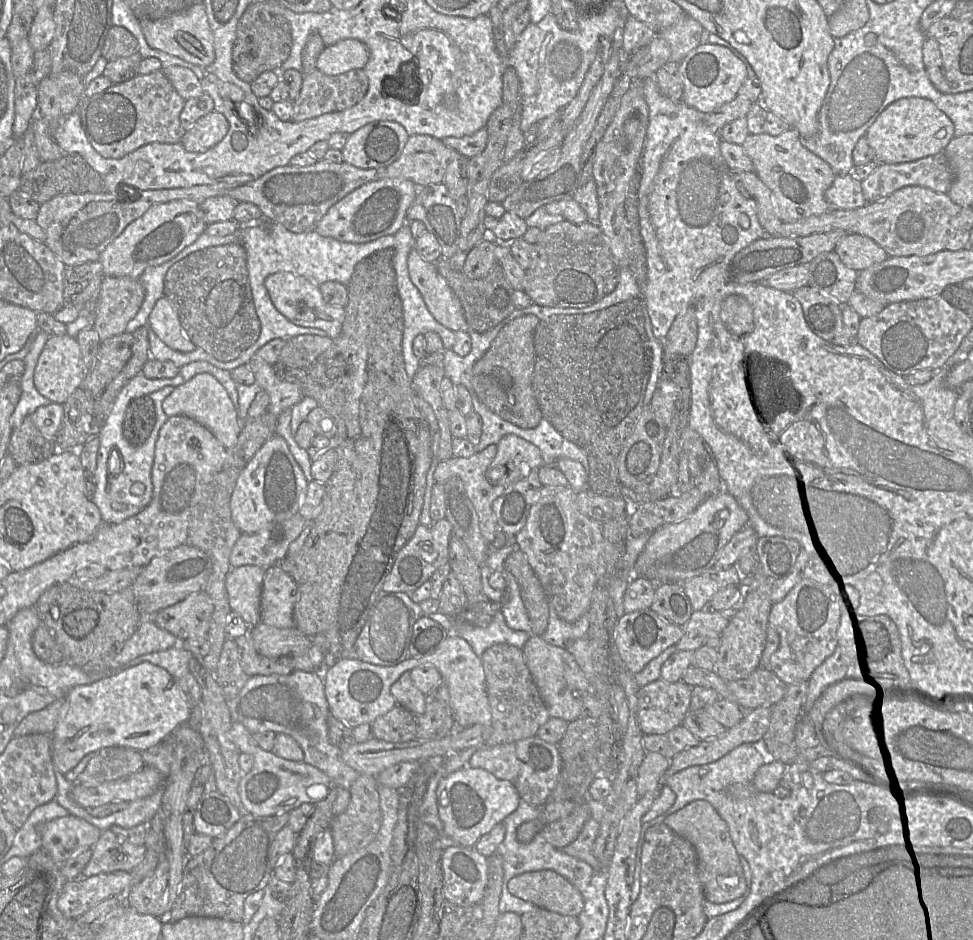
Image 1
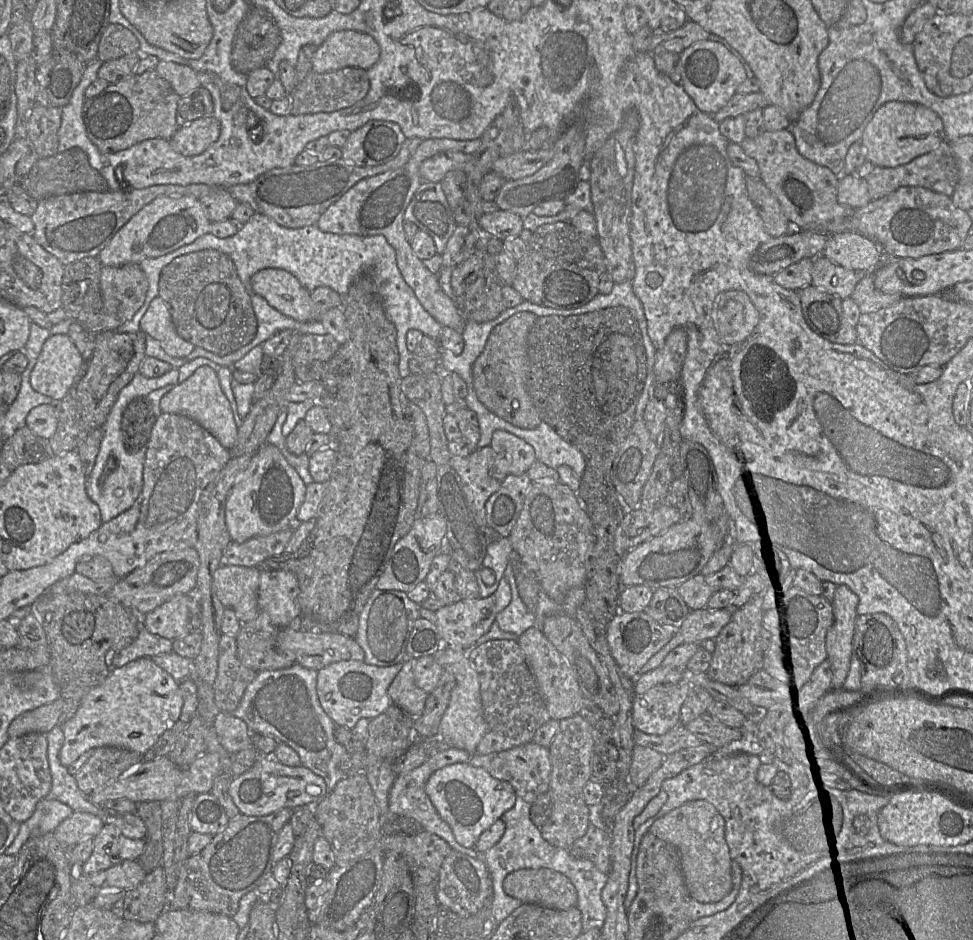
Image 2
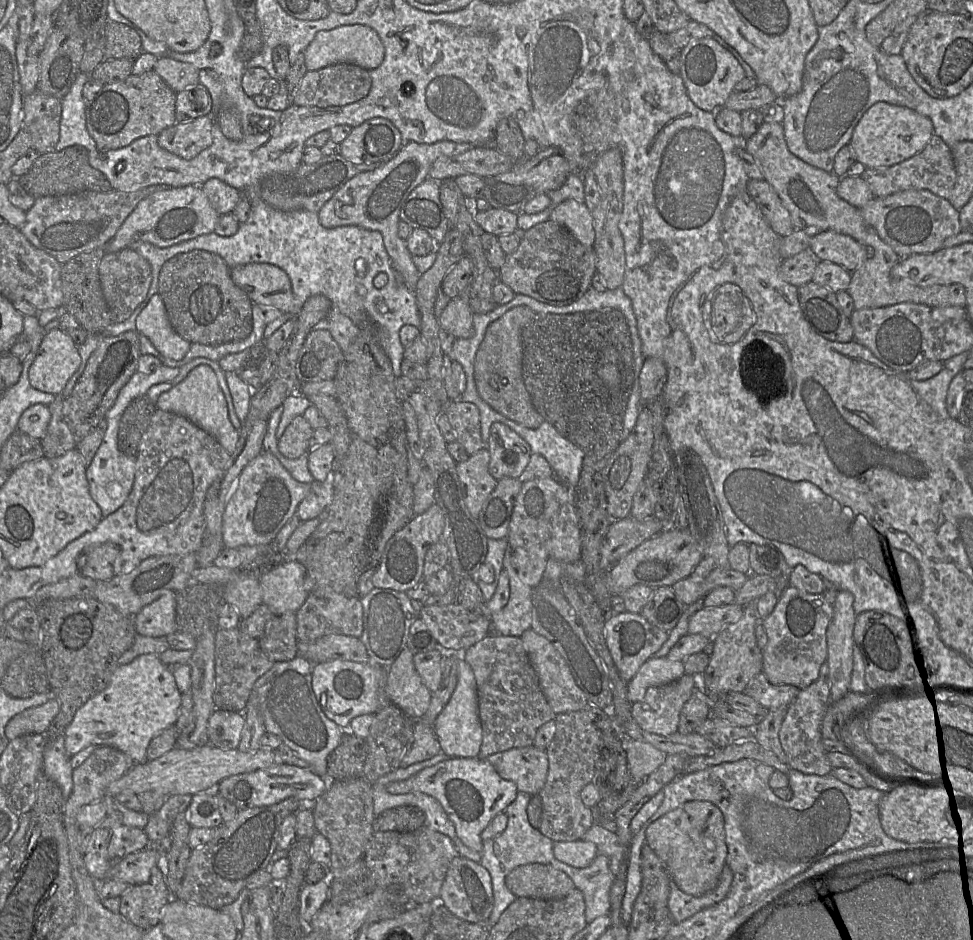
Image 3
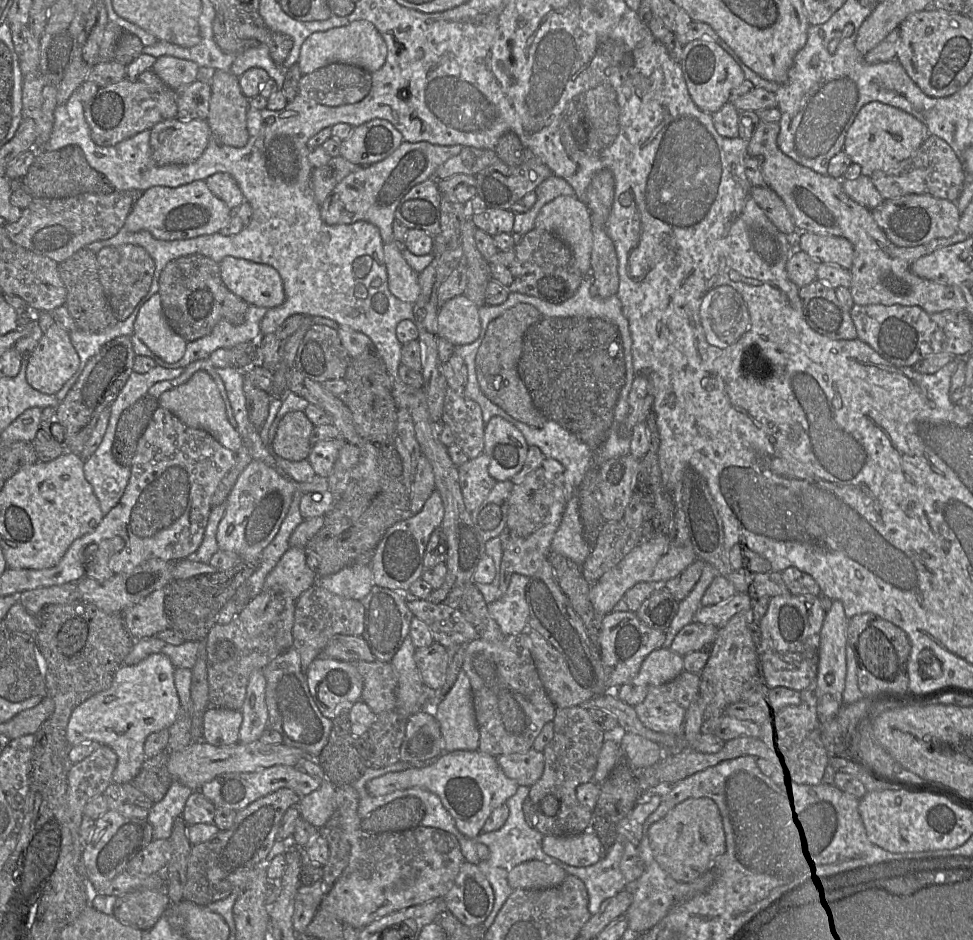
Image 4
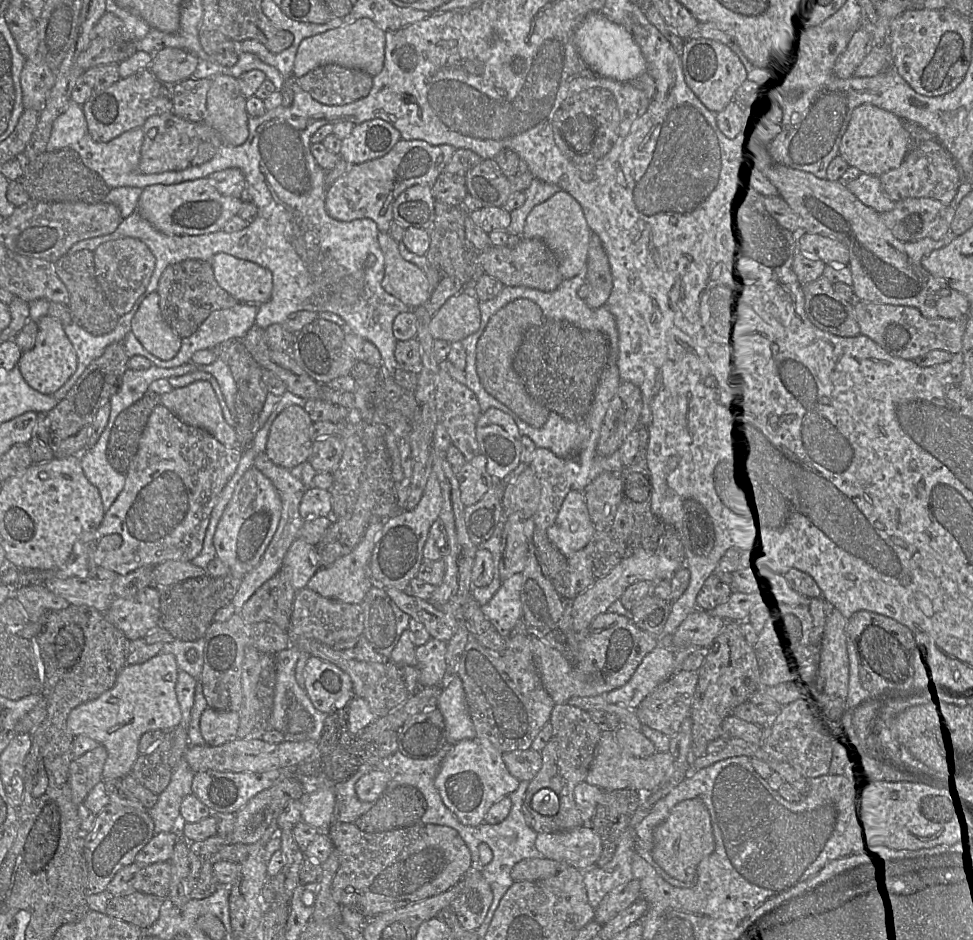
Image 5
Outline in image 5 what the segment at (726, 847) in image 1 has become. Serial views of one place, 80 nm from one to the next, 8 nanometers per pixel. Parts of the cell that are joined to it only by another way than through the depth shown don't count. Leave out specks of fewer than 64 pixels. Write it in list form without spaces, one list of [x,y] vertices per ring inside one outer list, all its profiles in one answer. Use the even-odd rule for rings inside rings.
[[[690,799],[676,805],[668,818],[654,829],[653,843],[653,865],[681,882],[694,884],[698,864],[715,849],[711,817],[705,804],[699,799]]]

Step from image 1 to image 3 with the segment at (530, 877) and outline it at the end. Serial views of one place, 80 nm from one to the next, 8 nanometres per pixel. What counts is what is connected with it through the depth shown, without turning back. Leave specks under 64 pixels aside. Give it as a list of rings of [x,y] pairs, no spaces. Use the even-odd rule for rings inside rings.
[[[541,863],[514,868],[507,874],[505,883],[516,897],[545,900],[564,898],[576,888],[565,872]]]

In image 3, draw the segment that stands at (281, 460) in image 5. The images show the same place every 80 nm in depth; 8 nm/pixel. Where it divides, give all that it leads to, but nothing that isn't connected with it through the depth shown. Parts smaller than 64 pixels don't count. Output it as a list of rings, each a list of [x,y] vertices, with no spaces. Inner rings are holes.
[[[303,415],[295,417],[278,439],[278,450],[288,459],[298,459],[308,454],[313,431]]]

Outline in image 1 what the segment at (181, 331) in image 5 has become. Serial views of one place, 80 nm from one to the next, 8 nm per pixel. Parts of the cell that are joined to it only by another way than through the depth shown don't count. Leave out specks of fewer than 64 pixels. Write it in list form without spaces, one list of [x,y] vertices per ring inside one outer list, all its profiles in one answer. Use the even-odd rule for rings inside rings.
[[[240,244],[190,253],[168,269],[163,293],[177,311],[186,336],[217,360],[237,359],[259,337],[260,321],[248,277],[247,253]]]

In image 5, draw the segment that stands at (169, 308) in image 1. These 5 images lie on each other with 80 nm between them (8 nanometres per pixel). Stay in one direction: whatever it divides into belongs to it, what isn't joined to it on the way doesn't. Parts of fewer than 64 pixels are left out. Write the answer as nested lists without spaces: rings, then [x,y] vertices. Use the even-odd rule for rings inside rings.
[[[156,291],[141,303],[131,321],[131,332],[149,353],[161,360],[172,359],[181,347],[182,338],[162,317]]]

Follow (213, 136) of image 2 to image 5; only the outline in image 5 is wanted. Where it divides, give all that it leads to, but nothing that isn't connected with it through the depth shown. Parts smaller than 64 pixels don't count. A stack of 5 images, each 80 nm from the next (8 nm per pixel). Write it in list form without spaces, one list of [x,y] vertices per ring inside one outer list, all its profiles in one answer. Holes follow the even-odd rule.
[[[171,112],[149,117],[141,128],[144,140],[139,169],[143,174],[181,171],[190,165],[199,145],[196,123],[181,119]]]

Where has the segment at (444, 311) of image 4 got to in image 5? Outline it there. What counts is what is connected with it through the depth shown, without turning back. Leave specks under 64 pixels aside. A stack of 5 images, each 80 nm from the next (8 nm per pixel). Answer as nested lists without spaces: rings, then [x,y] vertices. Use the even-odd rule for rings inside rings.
[[[471,286],[450,297],[430,321],[429,330],[433,338],[449,343],[462,342],[475,333],[481,321],[479,303]]]

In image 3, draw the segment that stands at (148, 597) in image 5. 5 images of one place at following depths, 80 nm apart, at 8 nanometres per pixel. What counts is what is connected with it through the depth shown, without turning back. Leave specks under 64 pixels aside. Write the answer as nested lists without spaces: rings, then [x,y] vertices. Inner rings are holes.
[[[175,592],[162,595],[133,617],[138,635],[165,638],[177,632],[175,612]]]

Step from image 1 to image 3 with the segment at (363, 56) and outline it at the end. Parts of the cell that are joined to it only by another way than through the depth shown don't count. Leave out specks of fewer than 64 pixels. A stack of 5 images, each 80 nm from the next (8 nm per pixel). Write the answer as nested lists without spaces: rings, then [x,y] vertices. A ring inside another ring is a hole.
[[[352,24],[319,31],[304,50],[304,57],[308,71],[316,71],[334,64],[356,64],[367,70],[373,70],[382,64],[385,47],[373,28],[363,24]]]

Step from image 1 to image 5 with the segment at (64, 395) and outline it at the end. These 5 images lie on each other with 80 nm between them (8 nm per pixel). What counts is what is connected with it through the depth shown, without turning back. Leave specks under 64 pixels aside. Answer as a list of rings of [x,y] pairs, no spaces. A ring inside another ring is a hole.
[[[50,315],[37,322],[38,333],[35,346],[22,353],[17,366],[27,384],[34,390],[52,395],[61,388],[77,368],[77,355],[64,331],[64,325]]]

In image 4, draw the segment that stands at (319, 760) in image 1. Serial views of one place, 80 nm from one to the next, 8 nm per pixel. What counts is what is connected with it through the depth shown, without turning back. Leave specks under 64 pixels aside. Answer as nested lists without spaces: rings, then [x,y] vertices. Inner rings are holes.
[[[294,647],[281,652],[263,669],[263,674],[268,726],[282,735],[284,744],[299,748],[316,760],[328,742],[333,721],[320,712],[310,693],[306,674],[301,669],[300,654]]]

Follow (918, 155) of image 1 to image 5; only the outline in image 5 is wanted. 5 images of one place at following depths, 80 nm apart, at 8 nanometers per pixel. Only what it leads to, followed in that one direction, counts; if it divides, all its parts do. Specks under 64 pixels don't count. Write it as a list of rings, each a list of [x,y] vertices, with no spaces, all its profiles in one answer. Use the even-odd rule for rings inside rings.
[[[871,104],[857,106],[841,137],[839,155],[861,173],[879,176],[897,168],[919,140],[927,136],[917,125],[906,124],[895,114]]]

